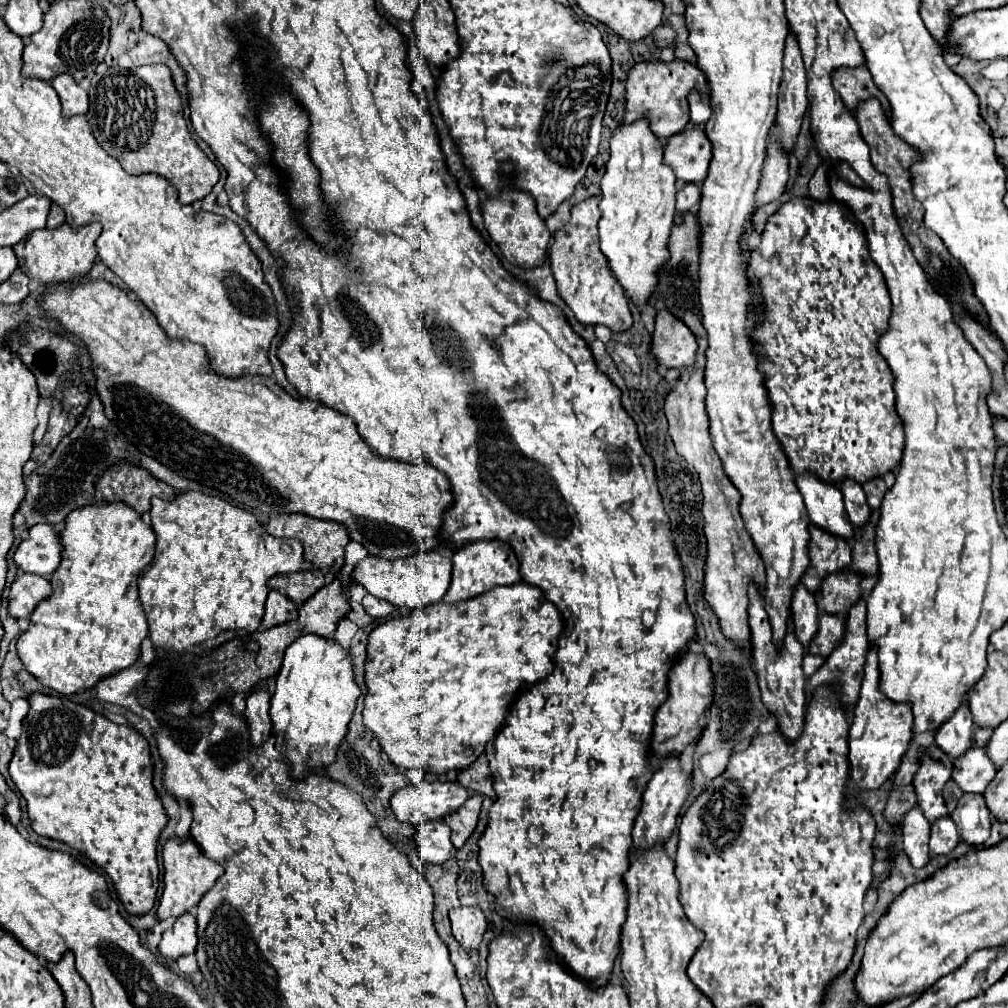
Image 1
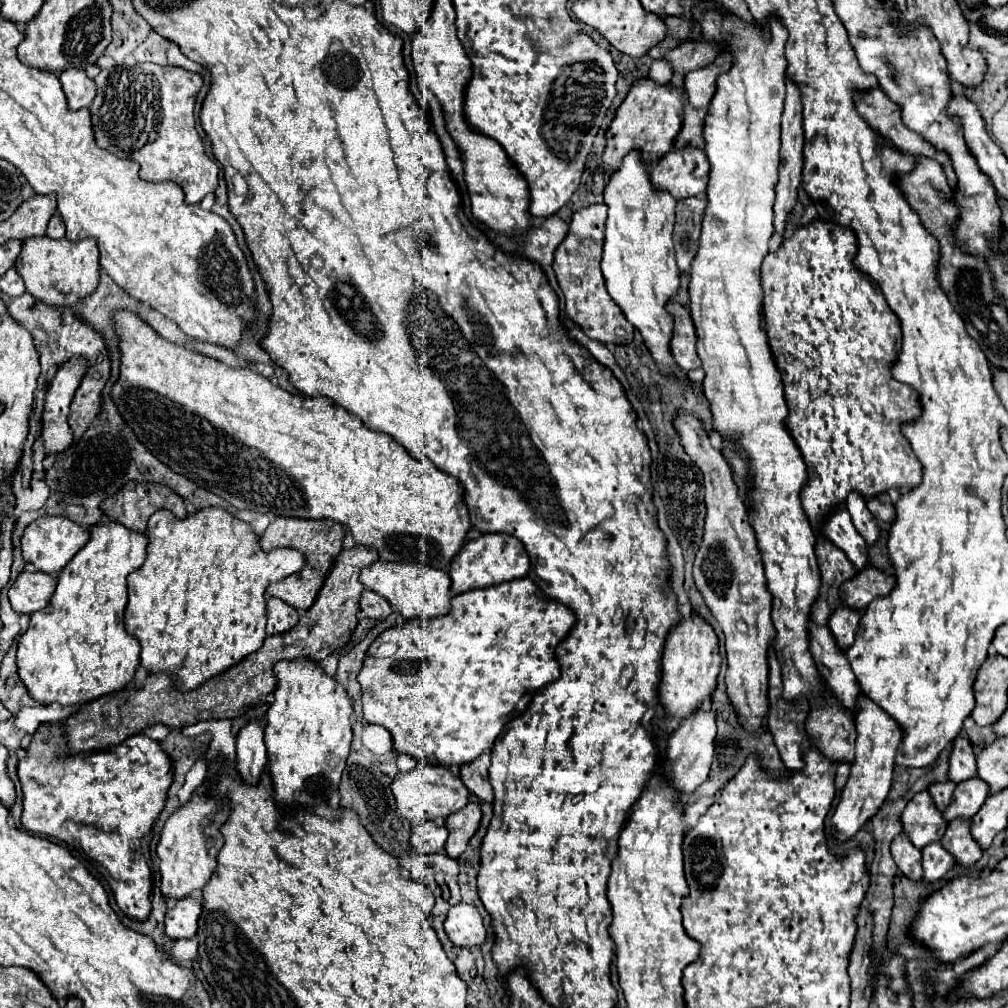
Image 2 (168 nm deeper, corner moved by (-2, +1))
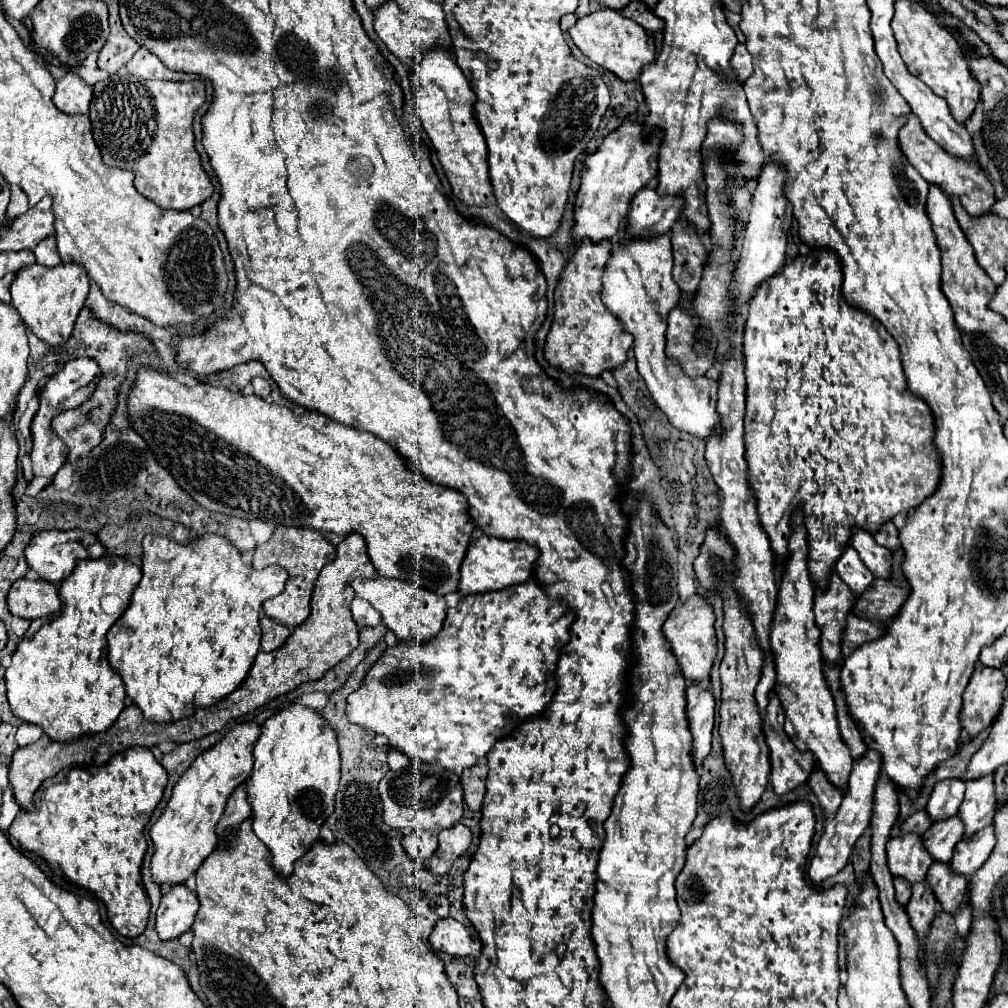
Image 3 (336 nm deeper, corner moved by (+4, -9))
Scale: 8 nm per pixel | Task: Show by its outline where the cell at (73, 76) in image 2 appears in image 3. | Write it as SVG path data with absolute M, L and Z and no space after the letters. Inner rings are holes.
M67 73L57 81L57 91L53 95L53 105L67 113L89 113L89 103L91 103L93 87L87 85L77 73Z

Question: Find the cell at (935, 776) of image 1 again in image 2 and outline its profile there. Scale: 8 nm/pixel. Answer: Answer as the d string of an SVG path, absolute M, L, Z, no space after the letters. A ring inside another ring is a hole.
M927 787L907 803L901 813L903 831L911 837L913 845L923 849L927 843L939 841L947 829L947 821L943 821L943 813L931 803L931 795L927 795Z

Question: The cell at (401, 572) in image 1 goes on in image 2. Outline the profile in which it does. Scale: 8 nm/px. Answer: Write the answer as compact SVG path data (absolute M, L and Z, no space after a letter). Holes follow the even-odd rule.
M375 561L359 575L365 589L385 597L405 619L411 617L441 617L451 609L451 579L447 571L425 567L421 563L383 563Z

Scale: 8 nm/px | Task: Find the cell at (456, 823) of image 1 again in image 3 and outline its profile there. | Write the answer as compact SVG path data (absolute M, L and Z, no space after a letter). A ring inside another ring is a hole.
M457 823L449 829L443 829L439 833L439 849L433 855L433 859L429 859L427 869L433 873L445 873L447 865L455 857L461 857L469 849L469 845L471 845L471 831L463 823Z

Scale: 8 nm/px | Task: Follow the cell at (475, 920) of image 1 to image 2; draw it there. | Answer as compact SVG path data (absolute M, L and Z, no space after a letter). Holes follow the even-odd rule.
M457 903L449 909L445 921L445 933L459 947L481 945L487 937L483 917L479 915L477 907L469 903Z

